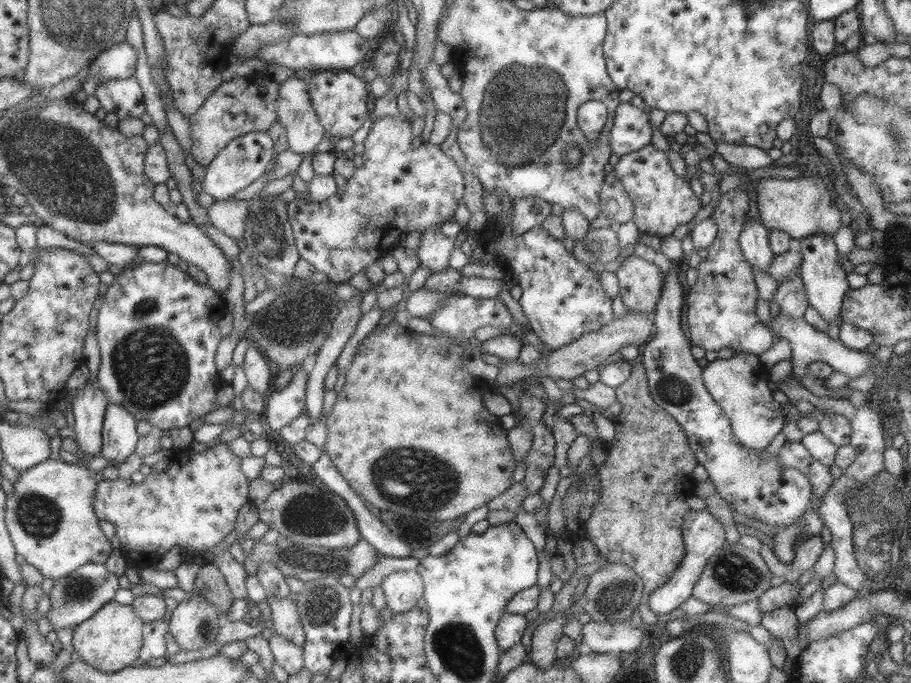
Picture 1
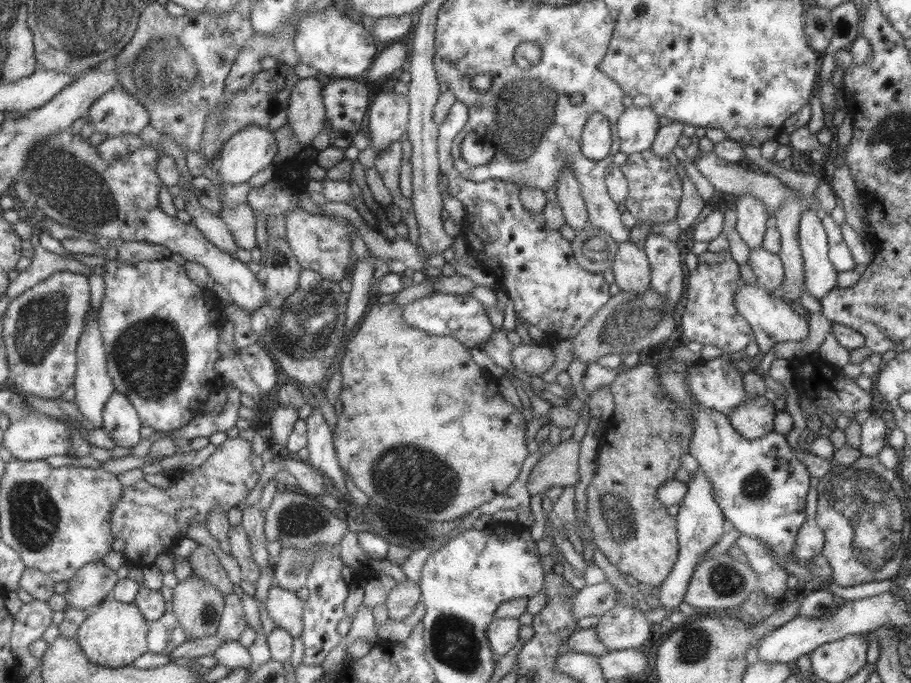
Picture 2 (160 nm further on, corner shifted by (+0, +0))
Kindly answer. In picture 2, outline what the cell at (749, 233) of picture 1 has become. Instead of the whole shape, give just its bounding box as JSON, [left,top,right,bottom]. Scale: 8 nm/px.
[735,193,770,250]

